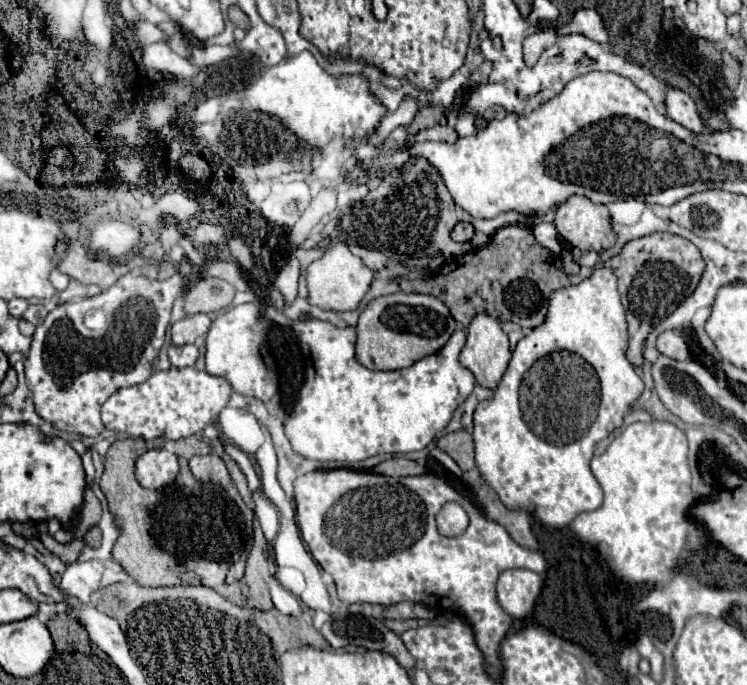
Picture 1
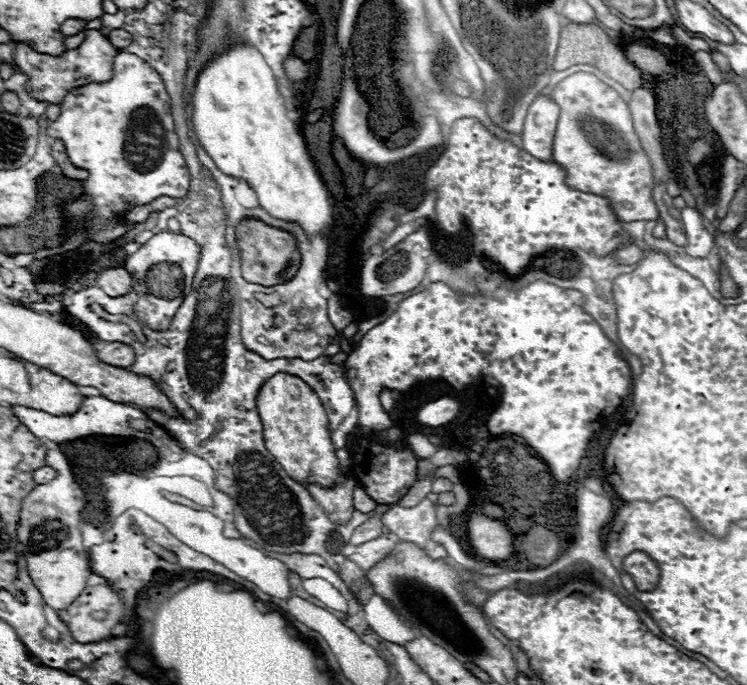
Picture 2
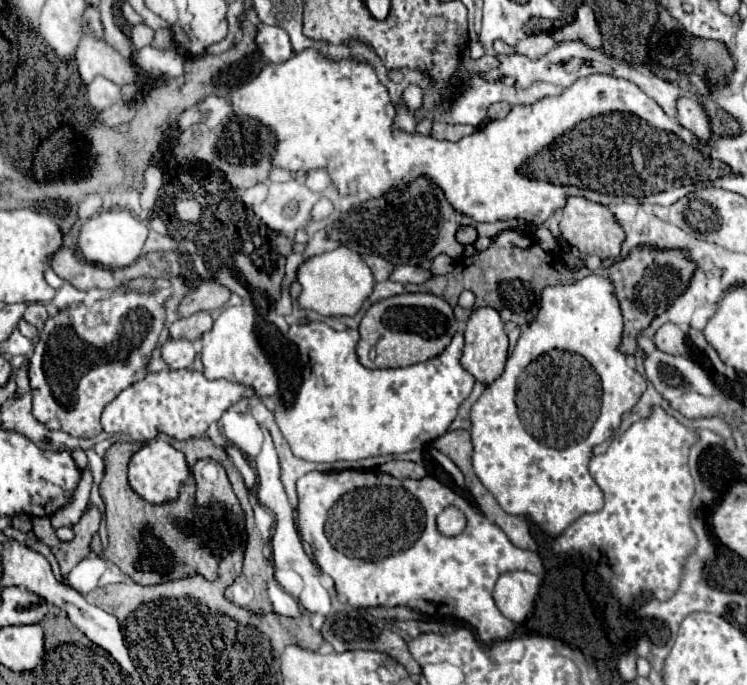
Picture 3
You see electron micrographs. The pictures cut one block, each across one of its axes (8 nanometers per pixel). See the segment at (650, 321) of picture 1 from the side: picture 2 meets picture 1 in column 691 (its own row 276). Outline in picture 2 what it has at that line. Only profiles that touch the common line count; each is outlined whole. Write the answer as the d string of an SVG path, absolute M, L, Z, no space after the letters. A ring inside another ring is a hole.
M246 218L236 226L236 244L240 248L240 270L242 278L260 286L276 286L296 276L302 256L294 234L268 226L258 218Z

